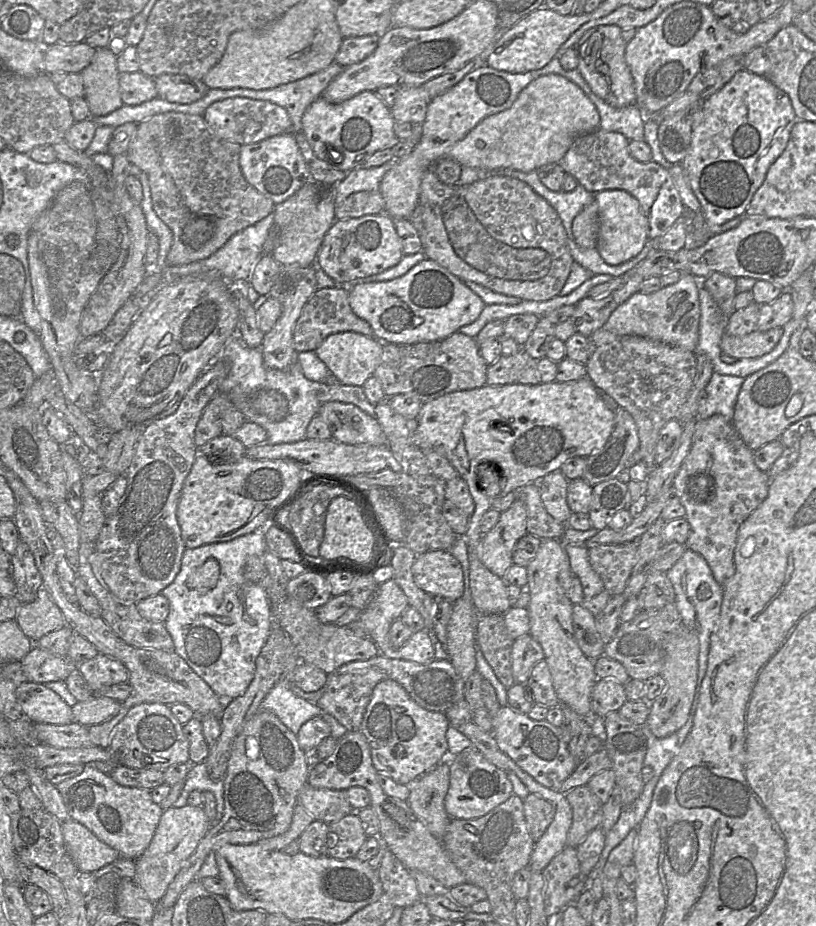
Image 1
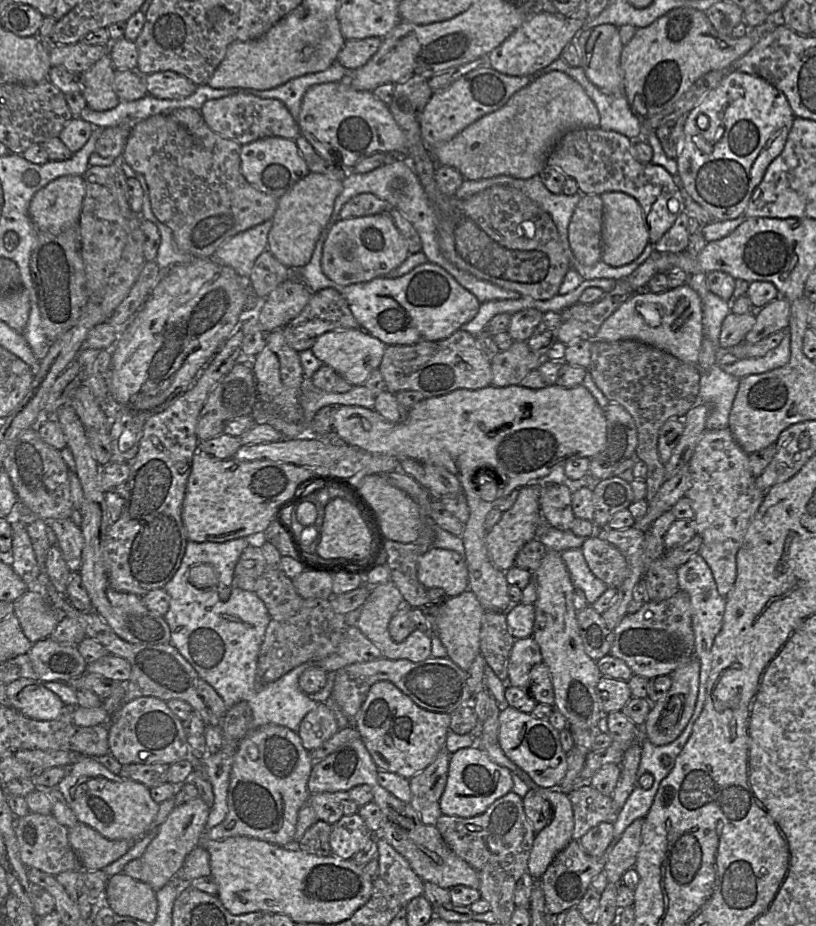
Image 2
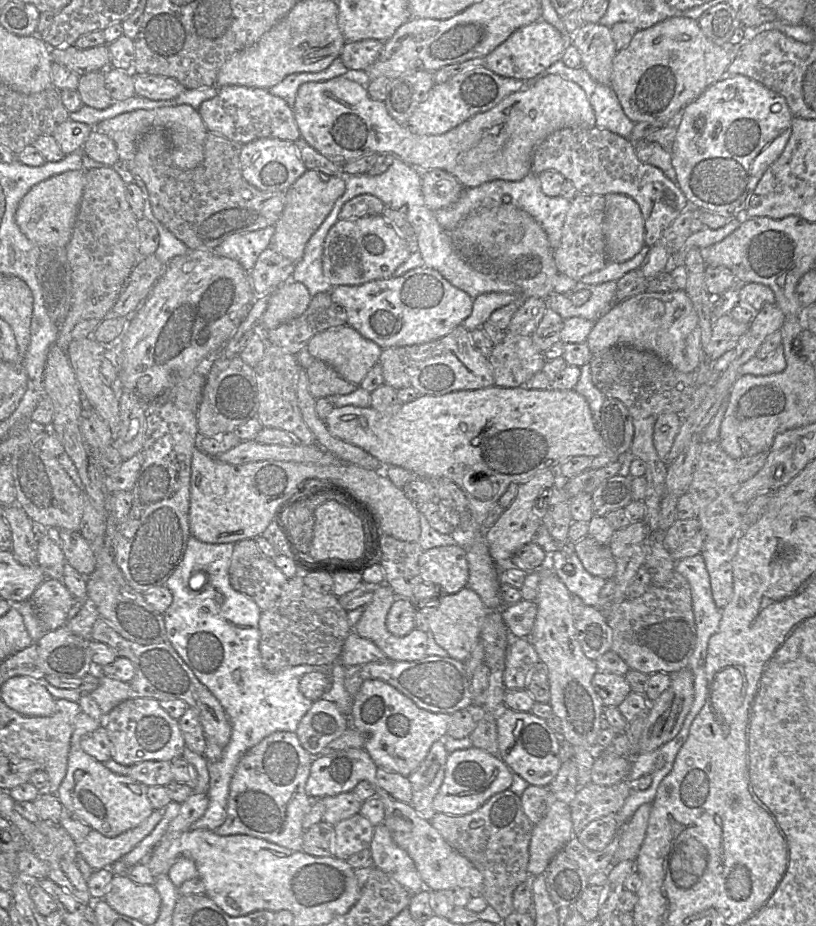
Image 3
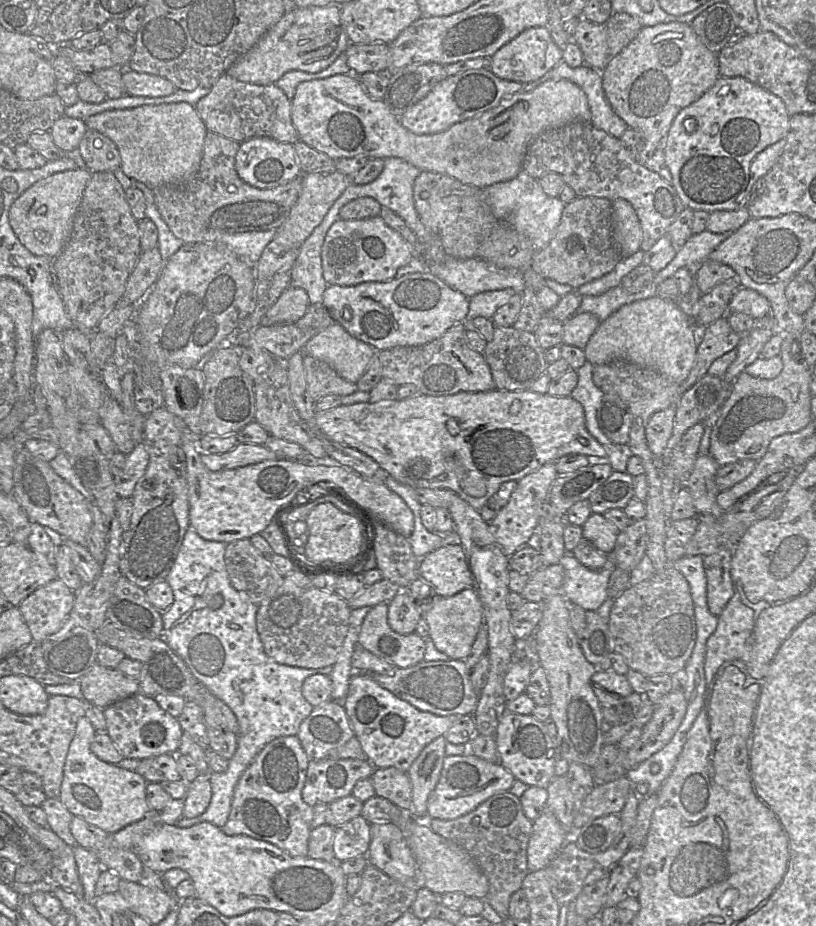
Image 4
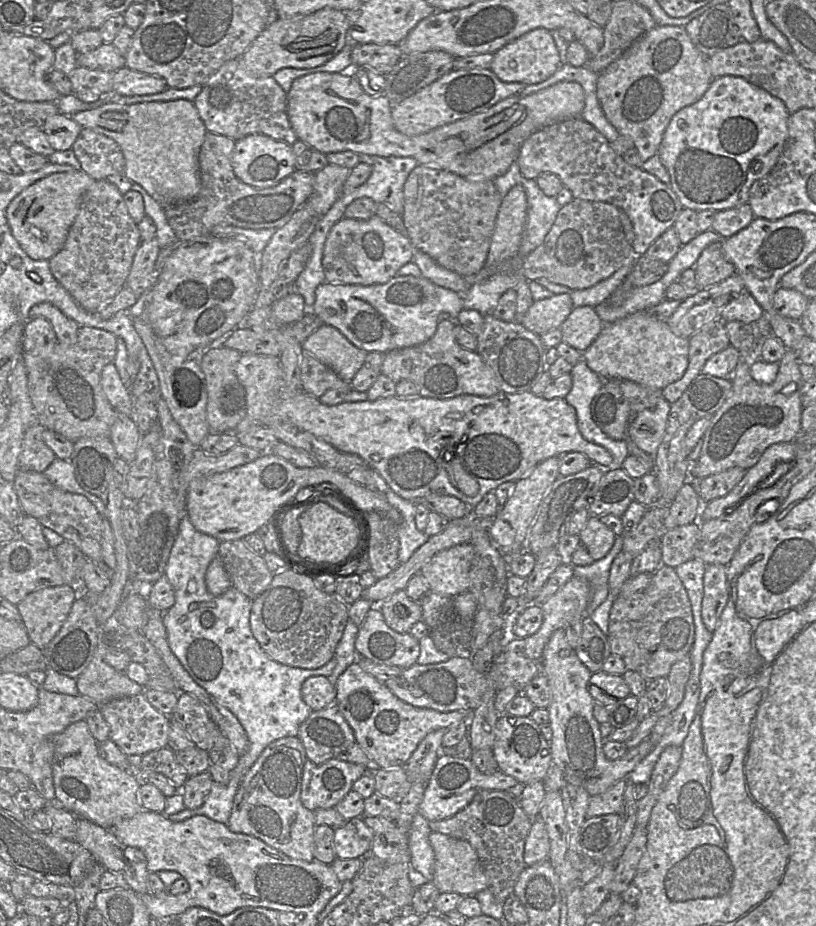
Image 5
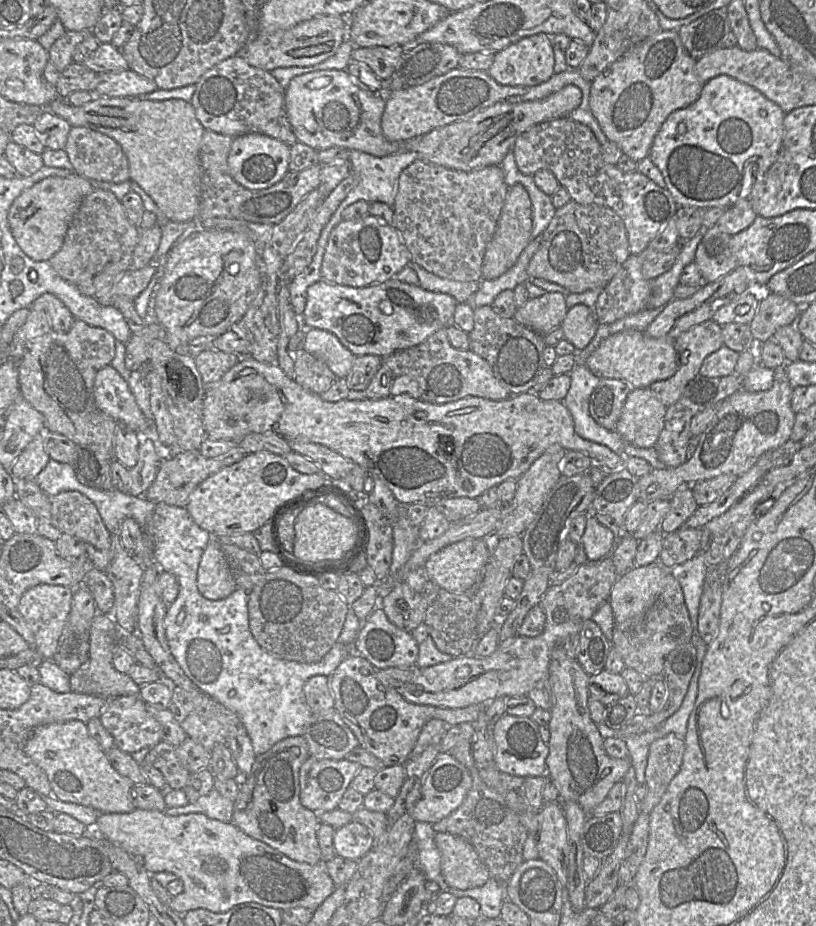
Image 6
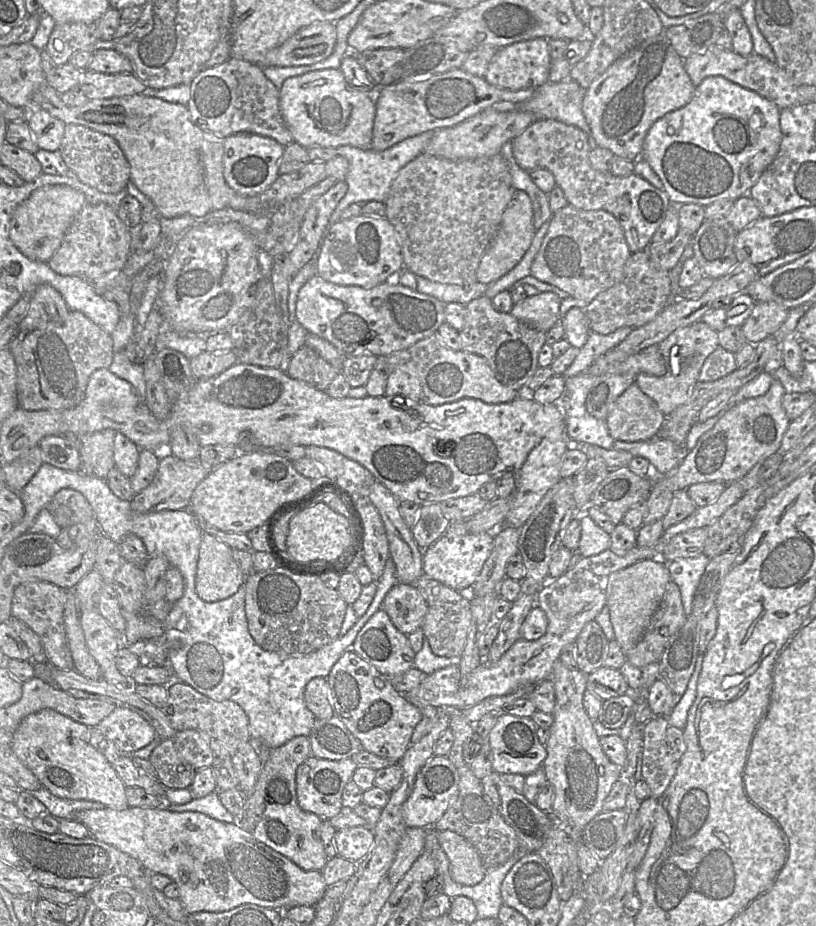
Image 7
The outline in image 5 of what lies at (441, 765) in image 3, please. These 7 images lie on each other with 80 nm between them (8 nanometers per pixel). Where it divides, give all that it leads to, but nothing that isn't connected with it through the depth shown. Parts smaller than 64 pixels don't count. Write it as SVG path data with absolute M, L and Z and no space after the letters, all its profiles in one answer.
M438 729L427 734L411 755L405 766L410 786L412 783L428 783L436 761L443 753L442 739L446 730Z

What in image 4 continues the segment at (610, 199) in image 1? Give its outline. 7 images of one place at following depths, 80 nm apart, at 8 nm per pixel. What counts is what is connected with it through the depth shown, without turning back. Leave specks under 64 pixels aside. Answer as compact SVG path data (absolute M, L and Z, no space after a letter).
M625 199L612 201L612 228L615 244L621 258L640 250L642 230L633 206Z

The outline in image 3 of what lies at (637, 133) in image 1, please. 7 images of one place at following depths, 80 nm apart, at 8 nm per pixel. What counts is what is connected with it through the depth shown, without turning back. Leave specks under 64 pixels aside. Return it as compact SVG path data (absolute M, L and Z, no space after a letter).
M559 60L534 78L524 81L524 87L533 86L548 75L559 75L578 84L585 91L593 108L597 128L606 129L629 139L635 123L626 116L615 92L609 85L593 80L586 69L581 66L569 68L562 60Z

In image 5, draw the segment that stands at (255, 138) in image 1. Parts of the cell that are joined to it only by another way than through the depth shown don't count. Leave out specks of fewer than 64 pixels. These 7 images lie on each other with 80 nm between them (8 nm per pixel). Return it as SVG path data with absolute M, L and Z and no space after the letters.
M238 59L223 64L202 85L202 89L193 103L208 131L230 137L235 141L251 134L262 134L292 146L298 139L287 114L287 93L272 76L258 78L249 75L241 67Z

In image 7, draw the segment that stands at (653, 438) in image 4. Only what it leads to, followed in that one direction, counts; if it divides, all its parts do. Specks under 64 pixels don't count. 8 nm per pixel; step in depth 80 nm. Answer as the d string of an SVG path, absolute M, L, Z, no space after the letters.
M633 383L614 402L606 424L616 441L643 442L657 436L664 419L655 401Z

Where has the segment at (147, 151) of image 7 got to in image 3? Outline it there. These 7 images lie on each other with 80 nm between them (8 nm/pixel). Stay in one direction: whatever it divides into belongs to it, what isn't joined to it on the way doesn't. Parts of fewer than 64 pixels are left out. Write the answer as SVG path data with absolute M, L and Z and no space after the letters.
M188 104L125 112L99 122L93 129L106 134L115 142L119 161L124 164L134 157L137 143L142 135L152 129L162 129L170 141L172 164L182 170L193 169L203 161L208 132L199 112Z

